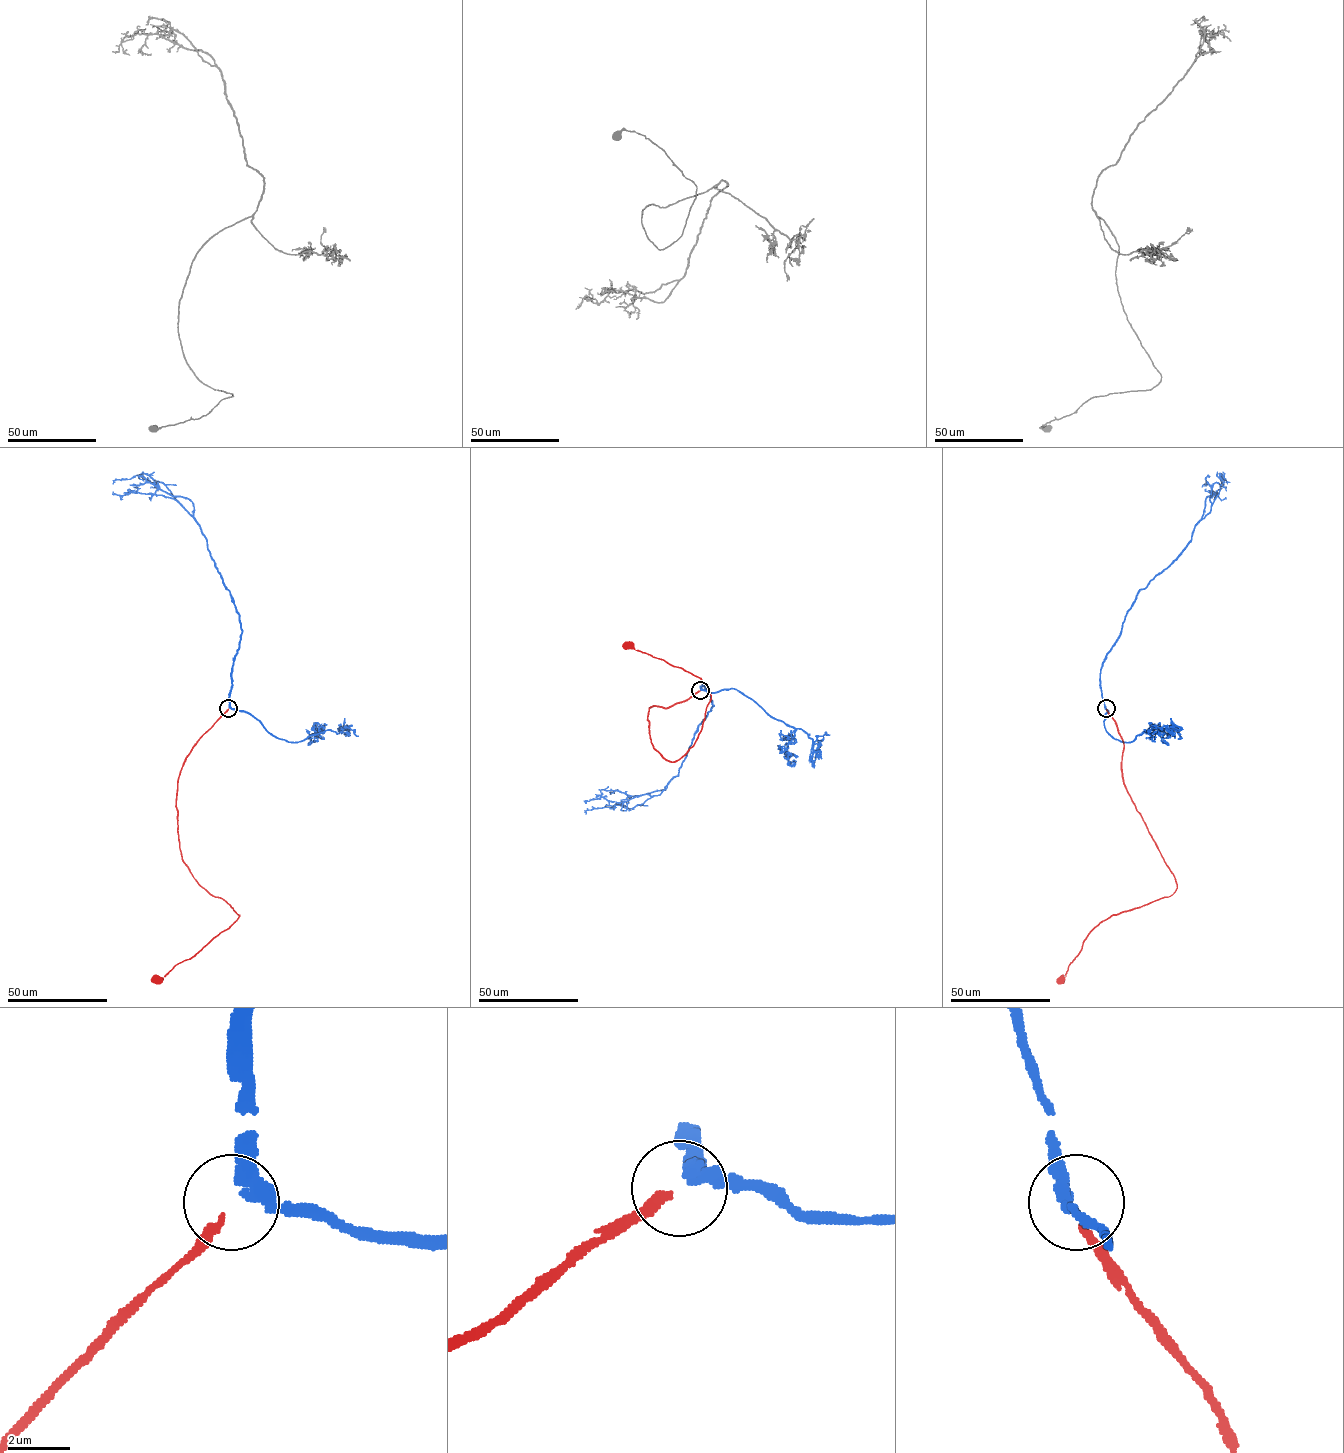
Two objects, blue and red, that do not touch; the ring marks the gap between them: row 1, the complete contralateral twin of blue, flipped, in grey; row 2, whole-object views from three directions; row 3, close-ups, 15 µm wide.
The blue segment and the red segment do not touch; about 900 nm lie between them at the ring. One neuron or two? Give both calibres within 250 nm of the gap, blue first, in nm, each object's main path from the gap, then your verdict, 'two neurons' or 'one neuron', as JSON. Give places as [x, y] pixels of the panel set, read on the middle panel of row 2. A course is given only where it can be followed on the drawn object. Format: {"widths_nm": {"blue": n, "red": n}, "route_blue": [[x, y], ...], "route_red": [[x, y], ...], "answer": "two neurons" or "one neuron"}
{"widths_nm": {"blue": 360, "red": 240}, "route_blue": [[701, 690], [703, 685], [712, 706], [666, 787], [634, 808], [615, 804], [586, 814]], "route_red": [[700, 691], [649, 708], [650, 738], [665, 759], [694, 745], [711, 695], [699, 678], [629, 644]], "answer": "one neuron"}

